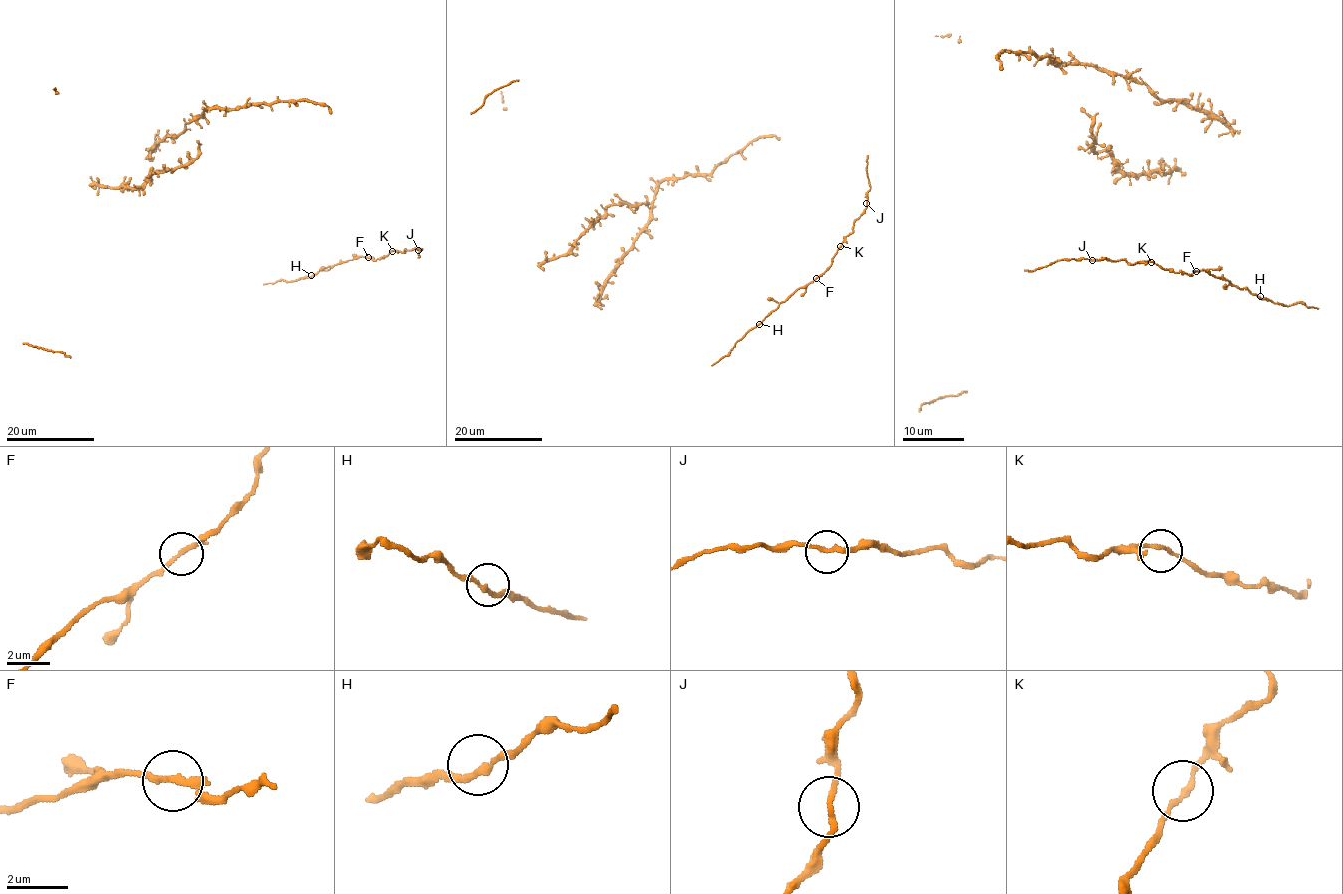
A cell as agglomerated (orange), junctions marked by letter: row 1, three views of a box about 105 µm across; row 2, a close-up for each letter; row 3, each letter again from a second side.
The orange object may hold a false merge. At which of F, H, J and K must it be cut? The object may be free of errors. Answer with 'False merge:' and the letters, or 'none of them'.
False merge: none of them

